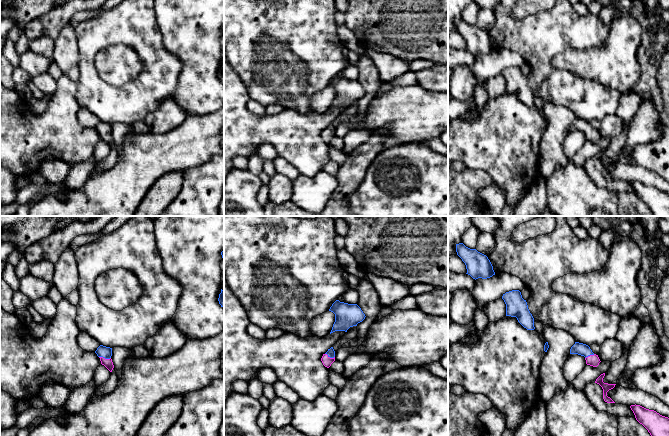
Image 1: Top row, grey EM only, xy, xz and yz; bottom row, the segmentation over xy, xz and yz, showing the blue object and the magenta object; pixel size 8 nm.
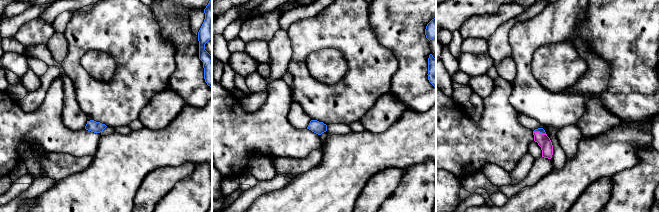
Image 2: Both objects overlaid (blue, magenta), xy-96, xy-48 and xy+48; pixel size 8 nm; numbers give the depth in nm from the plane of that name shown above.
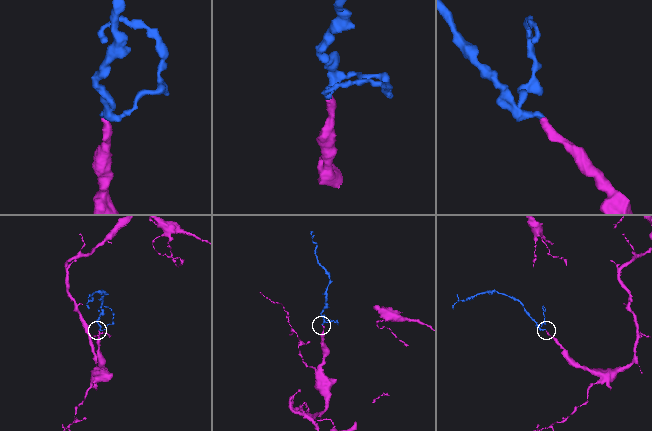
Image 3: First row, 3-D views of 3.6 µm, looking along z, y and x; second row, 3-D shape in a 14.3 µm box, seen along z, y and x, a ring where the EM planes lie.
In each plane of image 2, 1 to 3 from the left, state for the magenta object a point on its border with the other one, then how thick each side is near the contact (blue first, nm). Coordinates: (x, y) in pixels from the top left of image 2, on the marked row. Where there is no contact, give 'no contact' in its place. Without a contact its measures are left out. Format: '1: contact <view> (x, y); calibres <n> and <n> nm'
1: no contact
2: no contact
3: contact xy+48 (539, 131); calibres 50 and 100 nm

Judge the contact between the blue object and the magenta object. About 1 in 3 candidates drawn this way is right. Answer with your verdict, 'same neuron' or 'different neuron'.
same neuron

